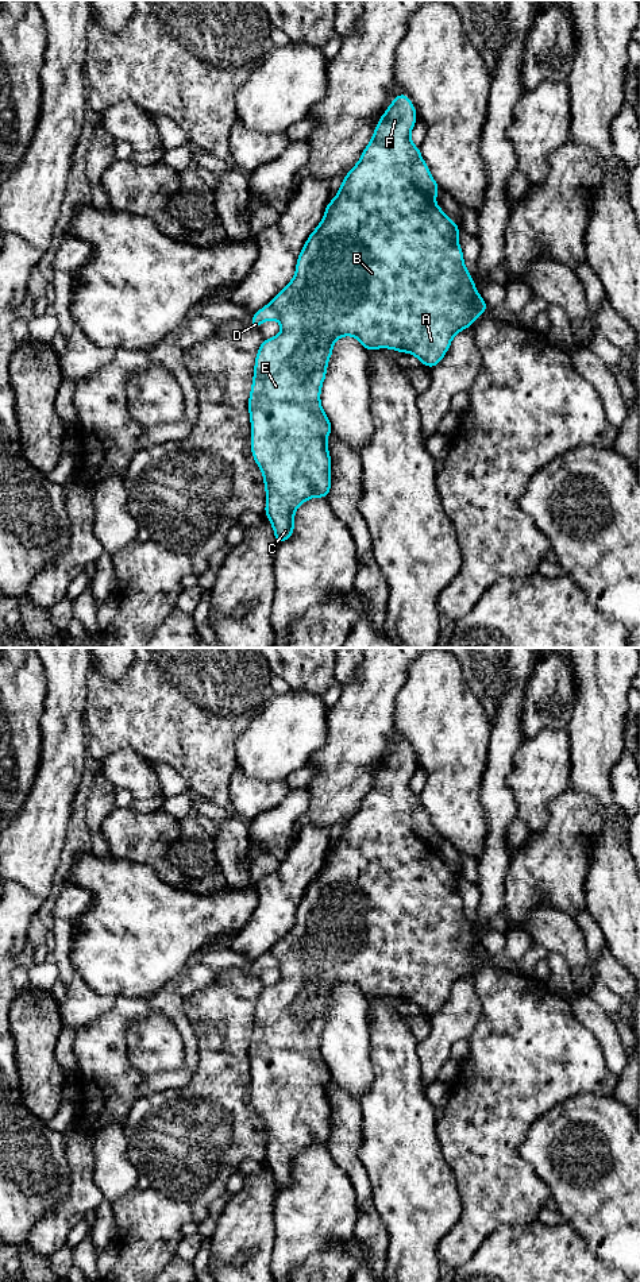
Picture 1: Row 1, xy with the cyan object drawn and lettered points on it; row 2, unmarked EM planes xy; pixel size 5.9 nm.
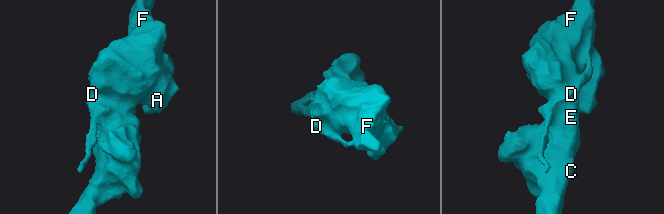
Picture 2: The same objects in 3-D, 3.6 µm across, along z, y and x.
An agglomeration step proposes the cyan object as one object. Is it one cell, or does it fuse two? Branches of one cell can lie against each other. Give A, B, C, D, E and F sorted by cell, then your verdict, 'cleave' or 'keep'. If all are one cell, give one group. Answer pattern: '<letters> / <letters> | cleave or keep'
A B C E F / D | cleave

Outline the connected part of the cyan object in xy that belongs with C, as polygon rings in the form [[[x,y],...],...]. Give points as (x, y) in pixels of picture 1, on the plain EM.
[[[405,741],[394,745],[386,760],[377,771],[373,787],[363,798],[359,810],[346,822],[344,829],[336,845],[327,852],[325,861],[317,876],[308,884],[301,901],[297,905],[296,923],[293,927],[270,949],[278,959],[278,968],[282,978],[278,984],[263,986],[255,1007],[254,1027],[248,1047],[248,1061],[251,1066],[251,1100],[258,1115],[263,1120],[265,1138],[267,1150],[265,1163],[270,1167],[275,1182],[275,1193],[289,1188],[293,1181],[294,1159],[309,1146],[321,1144],[328,1147],[331,1138],[331,1104],[327,1094],[327,1084],[334,1078],[332,1073],[320,1053],[320,1038],[327,1023],[327,1011],[332,1004],[332,993],[340,984],[356,985],[366,999],[377,996],[392,996],[398,1000],[413,1001],[423,1012],[429,1016],[435,1015],[444,1005],[452,985],[471,974],[478,962],[483,962],[490,954],[477,941],[477,935],[463,910],[463,900],[458,891],[460,873],[452,870],[447,862],[437,854],[432,843],[419,838],[413,830],[413,811],[421,806],[420,795],[410,791],[410,779],[417,768],[413,750]]]

